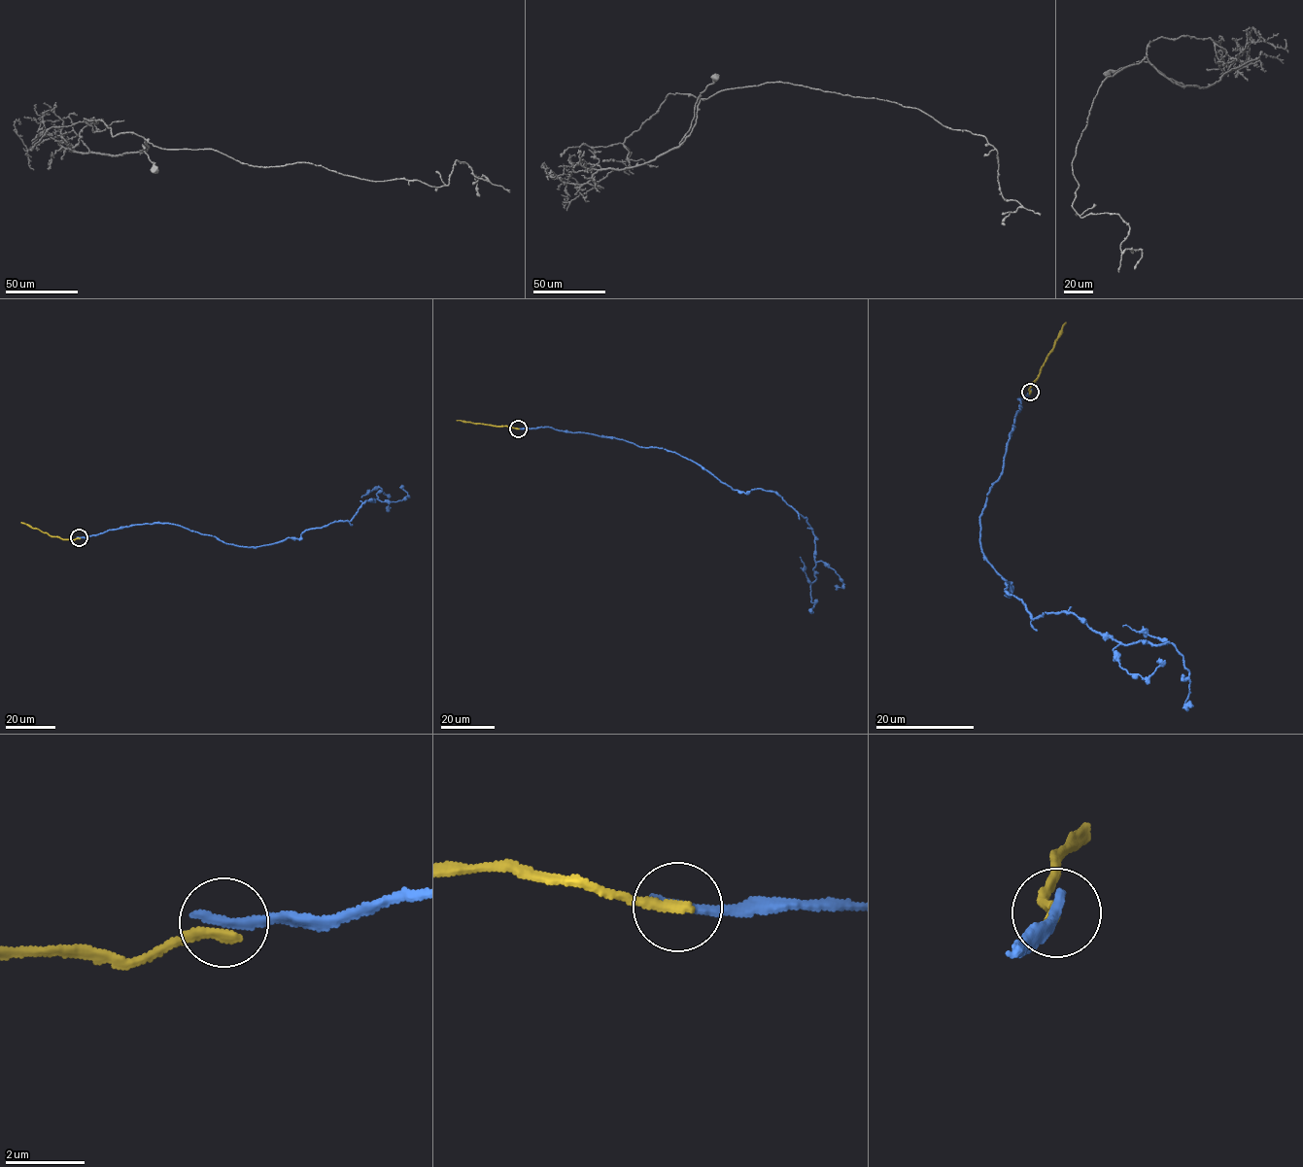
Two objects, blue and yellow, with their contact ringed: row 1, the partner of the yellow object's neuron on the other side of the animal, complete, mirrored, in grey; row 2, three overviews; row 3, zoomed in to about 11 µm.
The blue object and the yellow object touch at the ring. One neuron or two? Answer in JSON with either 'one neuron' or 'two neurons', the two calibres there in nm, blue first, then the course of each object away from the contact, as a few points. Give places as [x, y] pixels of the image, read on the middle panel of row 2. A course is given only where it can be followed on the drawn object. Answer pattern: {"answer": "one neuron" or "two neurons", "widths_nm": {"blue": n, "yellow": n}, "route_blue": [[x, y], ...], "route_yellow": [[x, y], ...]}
{"answer": "two neurons", "widths_nm": {"blue": 320, "yellow": 280}, "route_blue": [[518, 429], [547, 427], [663, 448], [693, 461], [734, 490], [775, 492], [806, 518], [813, 535], [810, 612]], "route_yellow": [[518, 429], [457, 420]]}

